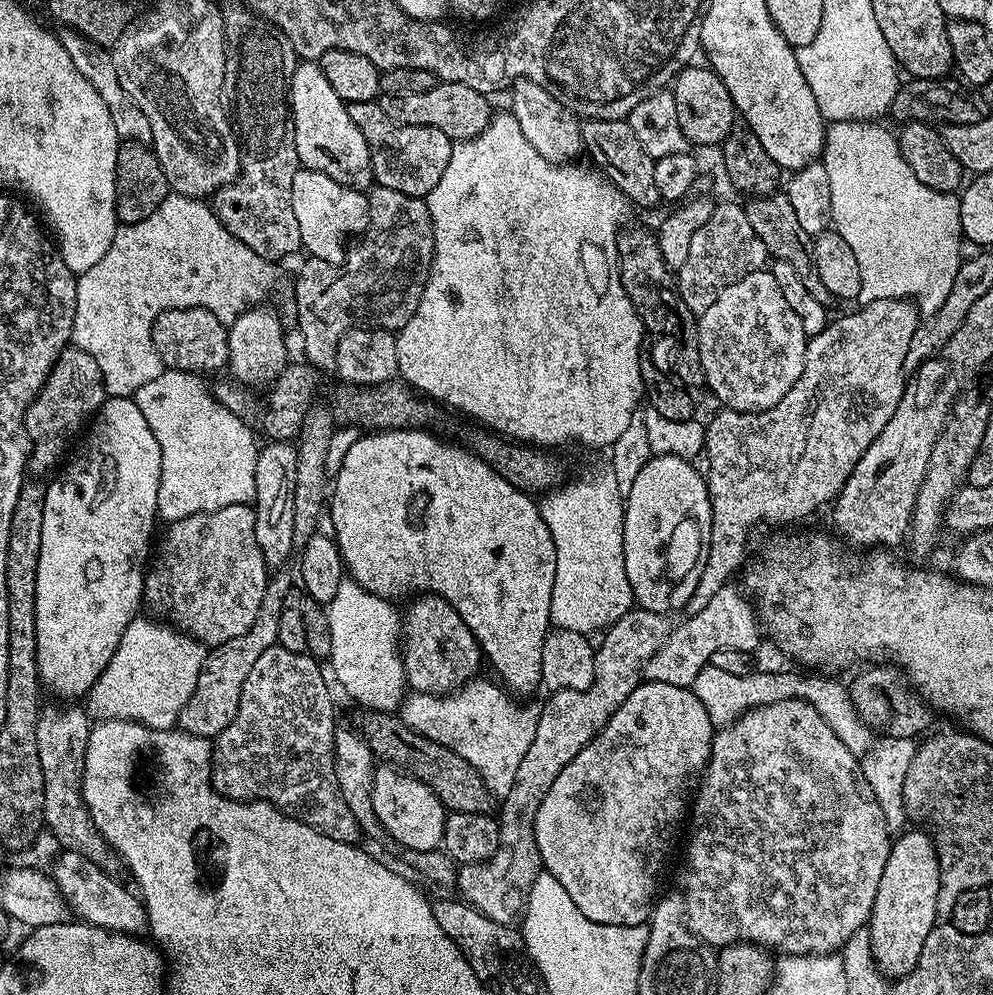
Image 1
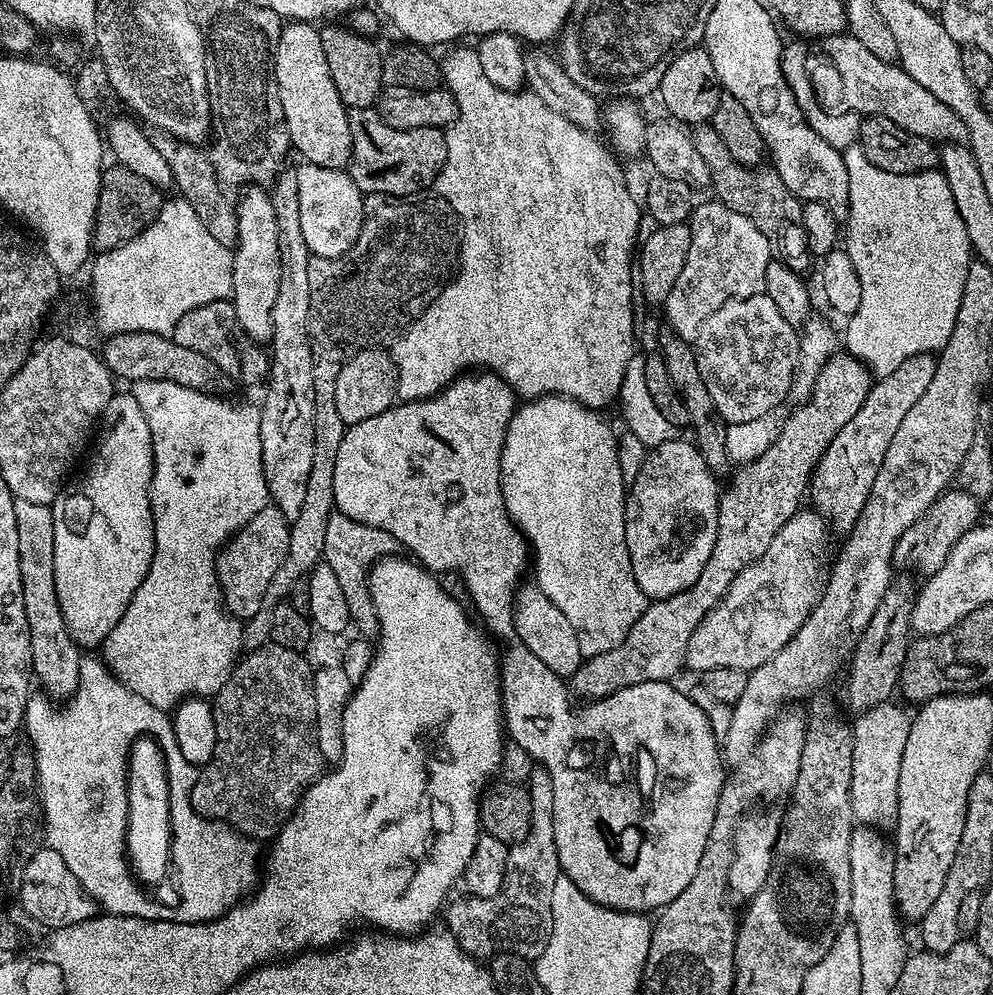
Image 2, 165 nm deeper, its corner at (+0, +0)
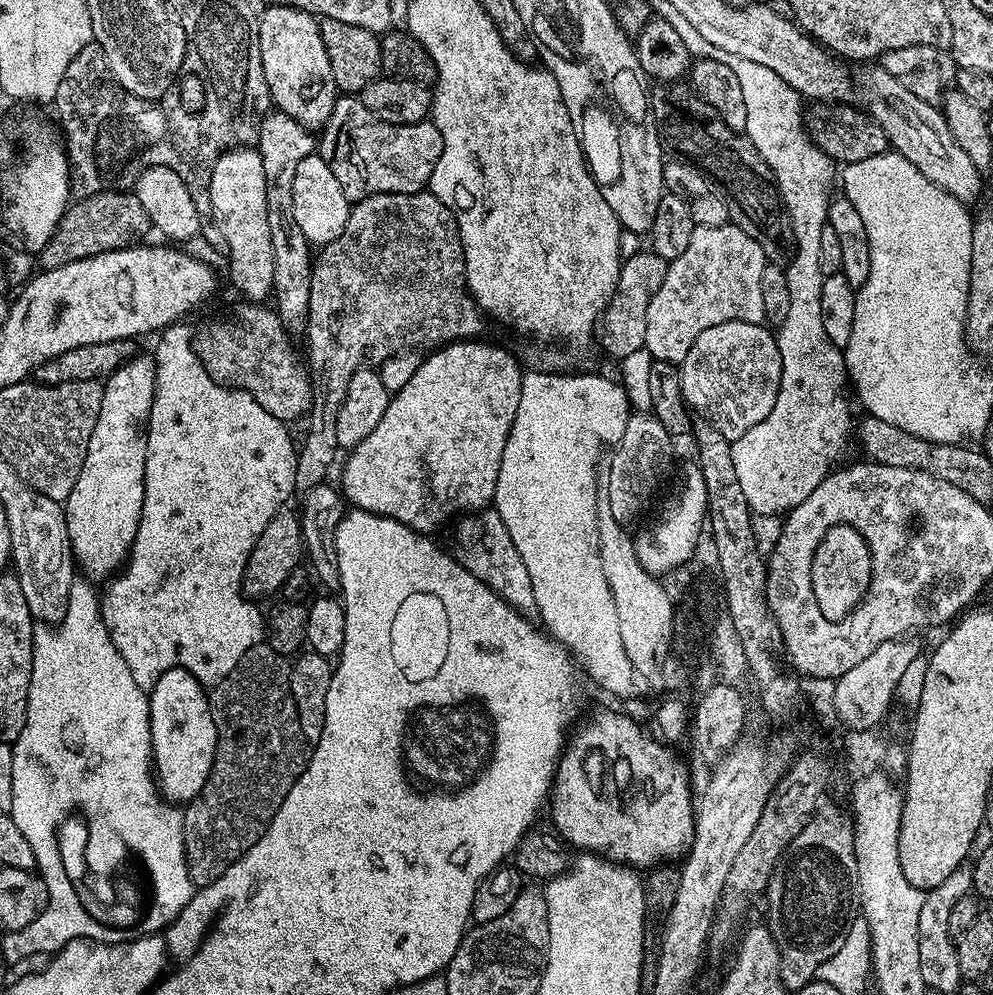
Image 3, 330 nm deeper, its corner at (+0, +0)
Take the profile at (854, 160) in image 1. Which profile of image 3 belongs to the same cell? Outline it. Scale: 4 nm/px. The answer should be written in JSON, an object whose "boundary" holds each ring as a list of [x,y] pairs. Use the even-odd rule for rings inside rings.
{"boundary":[[[887,150],[866,161],[845,164],[842,171],[844,171],[842,195],[854,206],[858,218],[862,218],[862,226],[866,226],[866,238],[870,246],[870,278],[866,278],[864,285],[855,293],[850,342],[842,349],[851,391],[856,391],[856,396],[867,415],[882,419],[883,422],[890,422],[890,426],[896,426],[920,439],[934,444],[944,444],[944,392],[948,392],[948,372],[952,372],[952,360],[956,360],[956,340],[966,340],[965,334],[960,330],[960,316],[966,318],[968,299],[964,297],[964,280],[970,282],[970,246],[974,216],[968,213],[971,211],[961,200],[934,186],[934,182],[930,182],[926,174],[922,174],[914,165],[906,162],[906,158],[899,156],[895,150]]]}

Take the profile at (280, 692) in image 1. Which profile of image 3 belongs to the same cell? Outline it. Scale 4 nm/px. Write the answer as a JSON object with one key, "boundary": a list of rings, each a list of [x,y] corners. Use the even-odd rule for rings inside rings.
{"boundary":[[[261,642],[253,646],[250,650],[246,650],[246,654],[242,654],[242,658],[238,662],[238,666],[234,666],[234,670],[230,670],[230,674],[226,674],[226,678],[222,678],[207,693],[208,709],[212,712],[212,721],[216,727],[216,753],[214,754],[214,762],[210,774],[206,778],[206,782],[202,786],[202,790],[193,800],[187,801],[186,807],[183,809],[184,814],[184,865],[188,867],[188,877],[192,879],[193,885],[203,886],[217,880],[227,868],[236,861],[239,856],[246,850],[250,850],[250,846],[254,846],[254,842],[258,842],[258,838],[268,828],[268,823],[272,821],[272,815],[278,810],[278,806],[282,802],[282,798],[286,798],[286,794],[290,790],[290,786],[294,786],[294,782],[304,771],[306,763],[306,741],[300,730],[300,722],[296,715],[296,707],[291,696],[288,695],[288,685],[286,683],[285,673],[280,673],[281,657],[277,656],[273,648],[269,648],[267,643]]]}

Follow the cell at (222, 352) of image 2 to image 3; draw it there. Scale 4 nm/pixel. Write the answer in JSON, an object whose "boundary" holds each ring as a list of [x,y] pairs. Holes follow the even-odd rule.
{"boundary":[[[260,302],[239,303],[202,321],[200,325],[197,323],[192,333],[192,349],[198,354],[206,374],[210,374],[210,378],[219,384],[250,394],[250,398],[254,398],[266,414],[274,414],[274,418],[293,422],[301,415],[301,419],[312,406],[312,382],[305,365],[296,361],[296,352],[292,349],[293,337],[282,326],[280,315],[271,307]]]}

